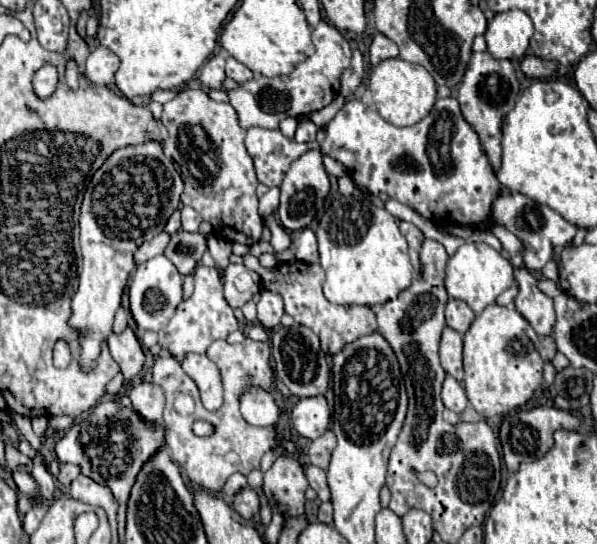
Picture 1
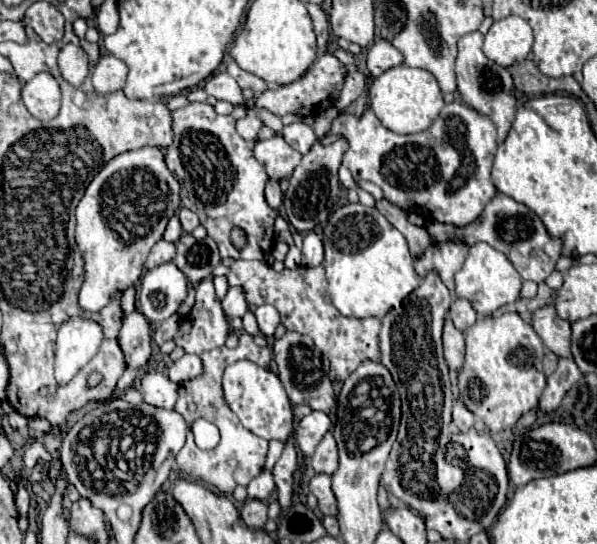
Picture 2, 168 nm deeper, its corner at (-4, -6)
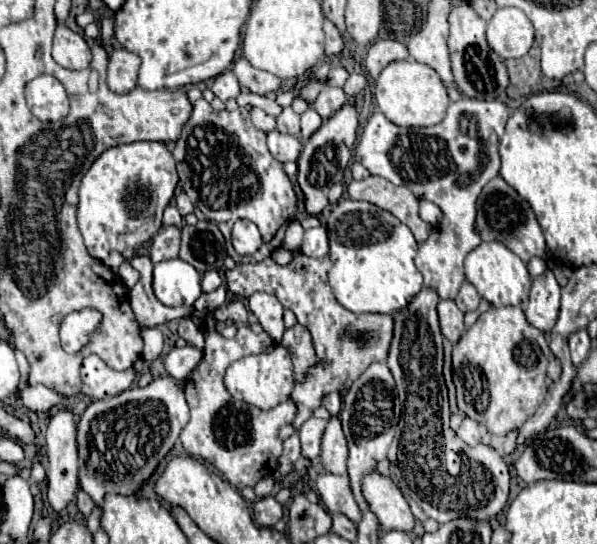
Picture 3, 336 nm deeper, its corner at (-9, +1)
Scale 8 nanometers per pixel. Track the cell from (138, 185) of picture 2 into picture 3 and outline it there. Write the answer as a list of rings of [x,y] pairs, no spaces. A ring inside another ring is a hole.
[[[132,142],[104,150],[80,182],[78,226],[90,256],[104,259],[112,250],[118,250],[122,256],[132,258],[138,252],[138,246],[144,246],[162,228],[162,212],[172,200],[176,184],[176,164],[172,152],[162,142]]]

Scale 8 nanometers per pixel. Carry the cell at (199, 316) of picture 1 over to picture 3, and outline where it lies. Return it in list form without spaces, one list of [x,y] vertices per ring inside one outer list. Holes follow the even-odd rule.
[[[210,270],[210,272],[206,272],[203,274],[201,287],[203,292],[211,292],[218,288],[222,284],[222,278],[220,278],[220,274],[216,272],[216,270]]]

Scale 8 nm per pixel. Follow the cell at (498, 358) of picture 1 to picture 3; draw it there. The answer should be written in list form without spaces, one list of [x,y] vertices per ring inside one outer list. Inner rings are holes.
[[[518,306],[482,312],[452,350],[452,380],[456,386],[458,410],[484,424],[494,436],[506,436],[518,430],[546,396],[548,356],[550,348],[544,334],[526,322]]]

